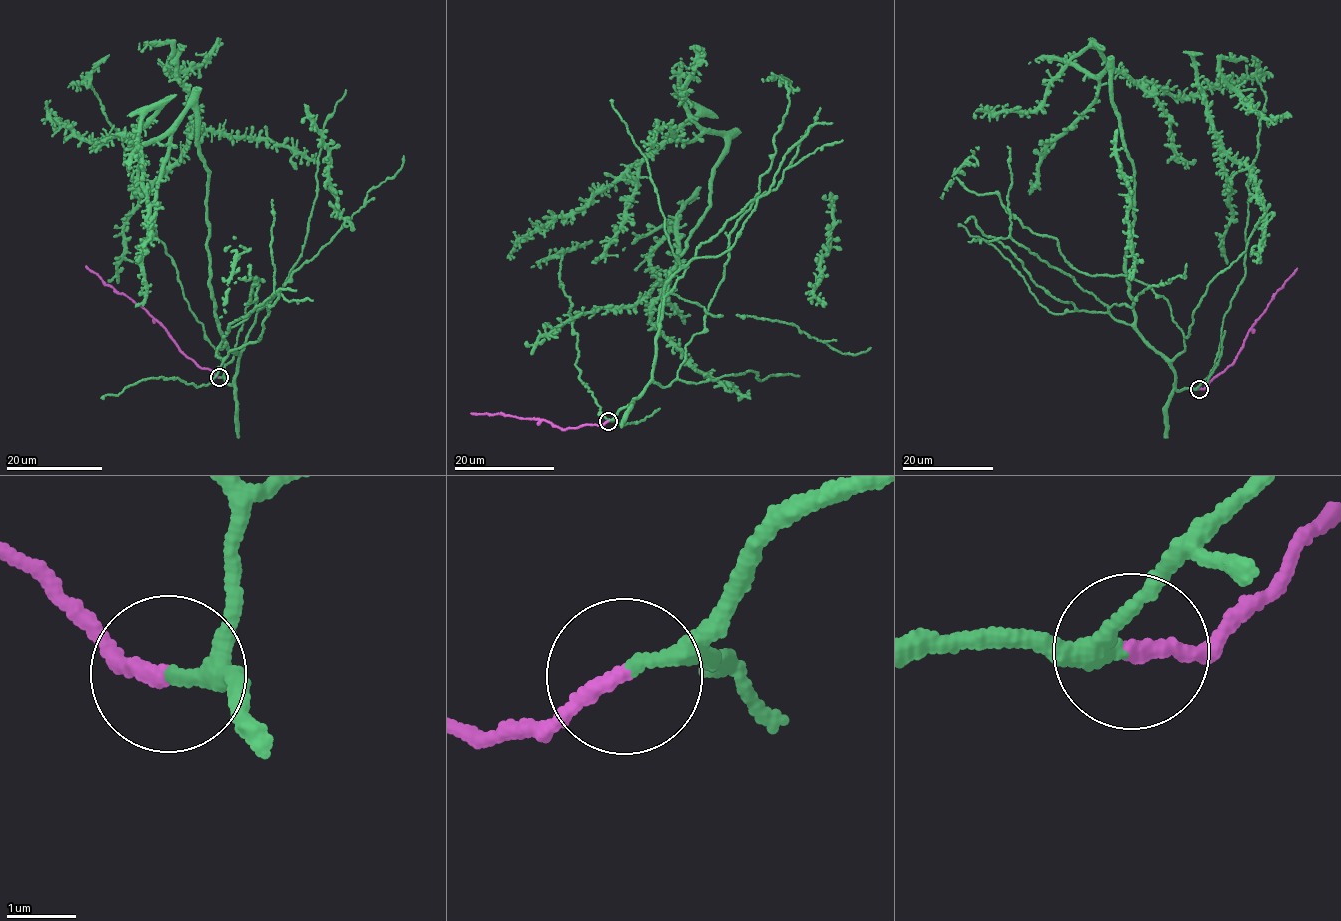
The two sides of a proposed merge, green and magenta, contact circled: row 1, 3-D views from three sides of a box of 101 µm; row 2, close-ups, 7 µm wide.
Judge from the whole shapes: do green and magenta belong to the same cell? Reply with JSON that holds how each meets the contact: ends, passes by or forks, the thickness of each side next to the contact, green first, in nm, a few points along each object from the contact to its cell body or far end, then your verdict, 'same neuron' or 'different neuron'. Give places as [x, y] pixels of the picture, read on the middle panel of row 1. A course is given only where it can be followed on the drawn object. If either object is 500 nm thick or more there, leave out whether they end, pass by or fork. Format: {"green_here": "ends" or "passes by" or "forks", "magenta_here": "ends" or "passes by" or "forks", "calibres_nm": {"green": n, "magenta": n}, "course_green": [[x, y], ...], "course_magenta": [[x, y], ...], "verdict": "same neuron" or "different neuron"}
{"green_here": "passes by", "magenta_here": "ends", "calibres_nm": {"green": 150, "magenta": 220}, "course_green": [[608, 420], [651, 378], [661, 299], [724, 136], [682, 92], [692, 118], [510, 260]], "course_magenta": [[608, 421], [563, 429], [545, 420], [470, 413]], "verdict": "same neuron"}

